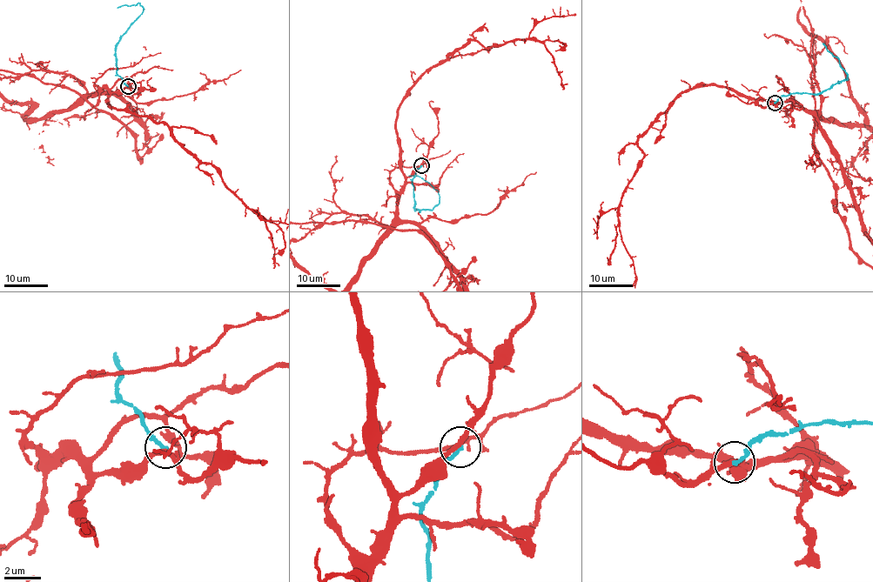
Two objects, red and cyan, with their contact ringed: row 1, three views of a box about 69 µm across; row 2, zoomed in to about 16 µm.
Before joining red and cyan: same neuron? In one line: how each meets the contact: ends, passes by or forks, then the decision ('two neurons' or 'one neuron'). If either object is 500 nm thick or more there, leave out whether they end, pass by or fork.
red passes by; cyan ends there; two neurons

